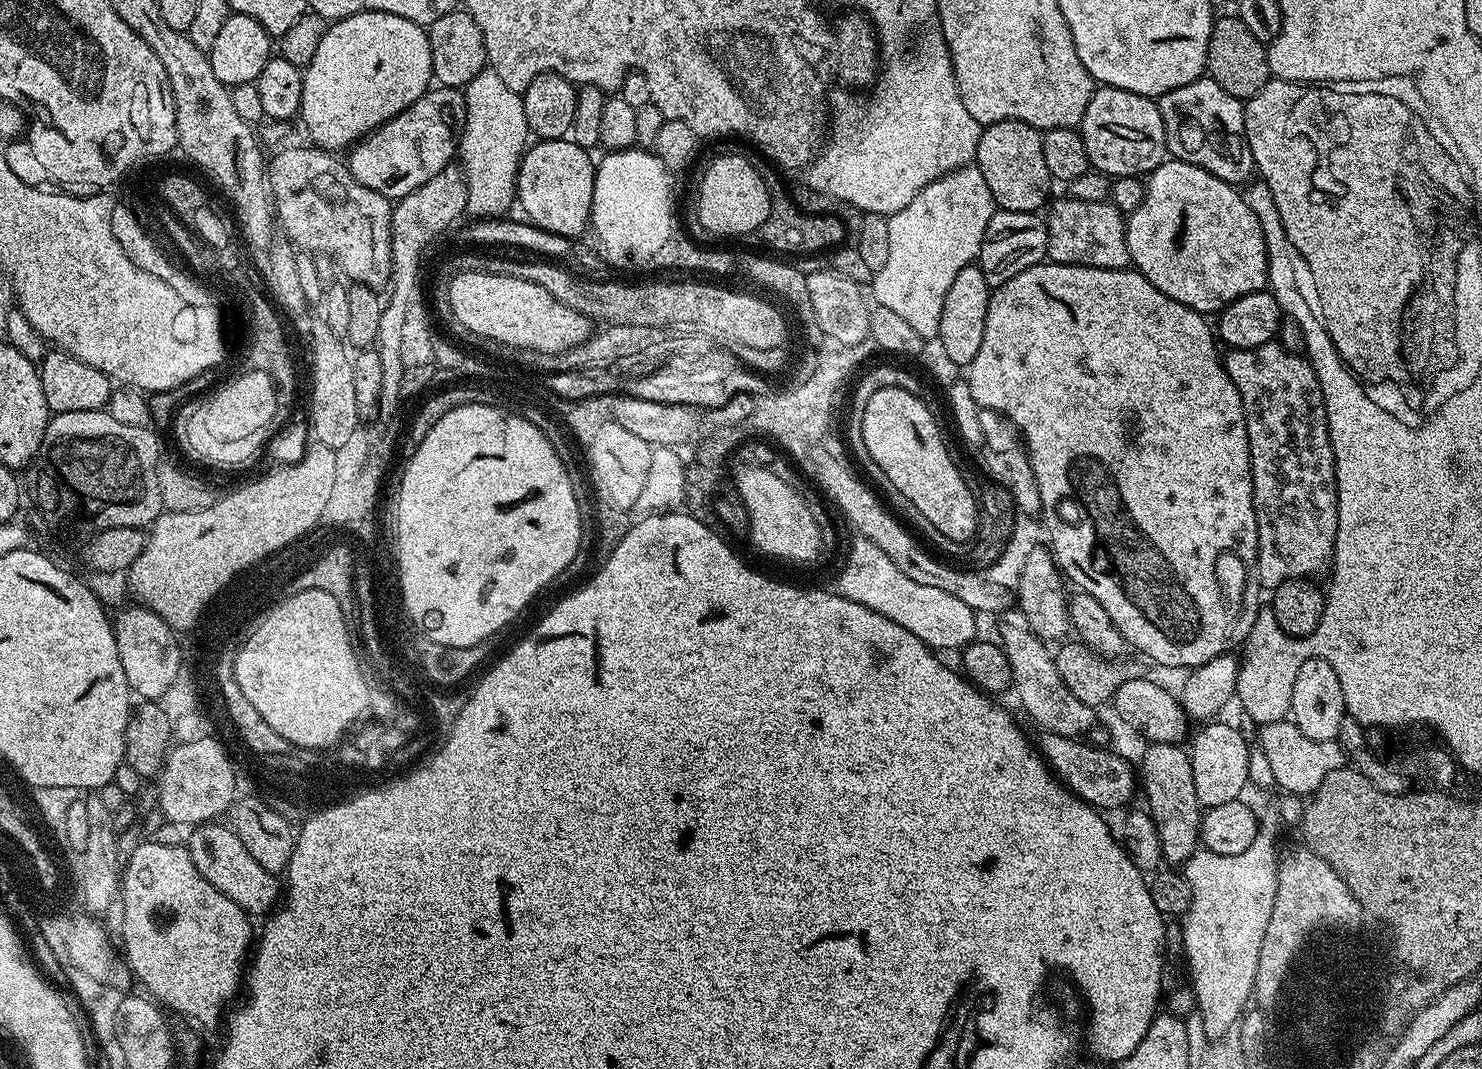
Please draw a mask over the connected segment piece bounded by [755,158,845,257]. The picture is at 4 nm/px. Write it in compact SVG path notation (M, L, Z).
M757 159L755 165L762 182L766 182L766 190L770 194L770 214L760 228L758 236L759 239L764 239L773 248L773 250L771 249L773 253L793 252L794 255L802 255L801 257L803 257L805 254L820 254L825 250L835 249L845 243L844 224L838 217L811 216L810 213L803 212L788 197L788 192L784 189L783 182L780 181L781 173L767 159Z

